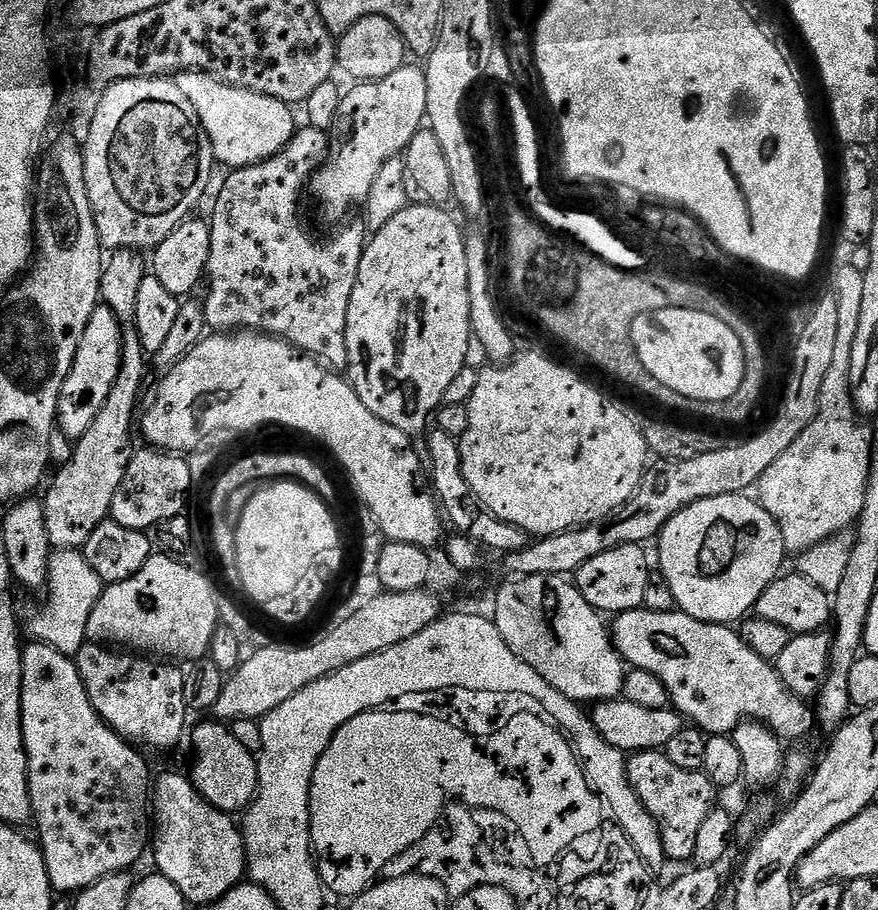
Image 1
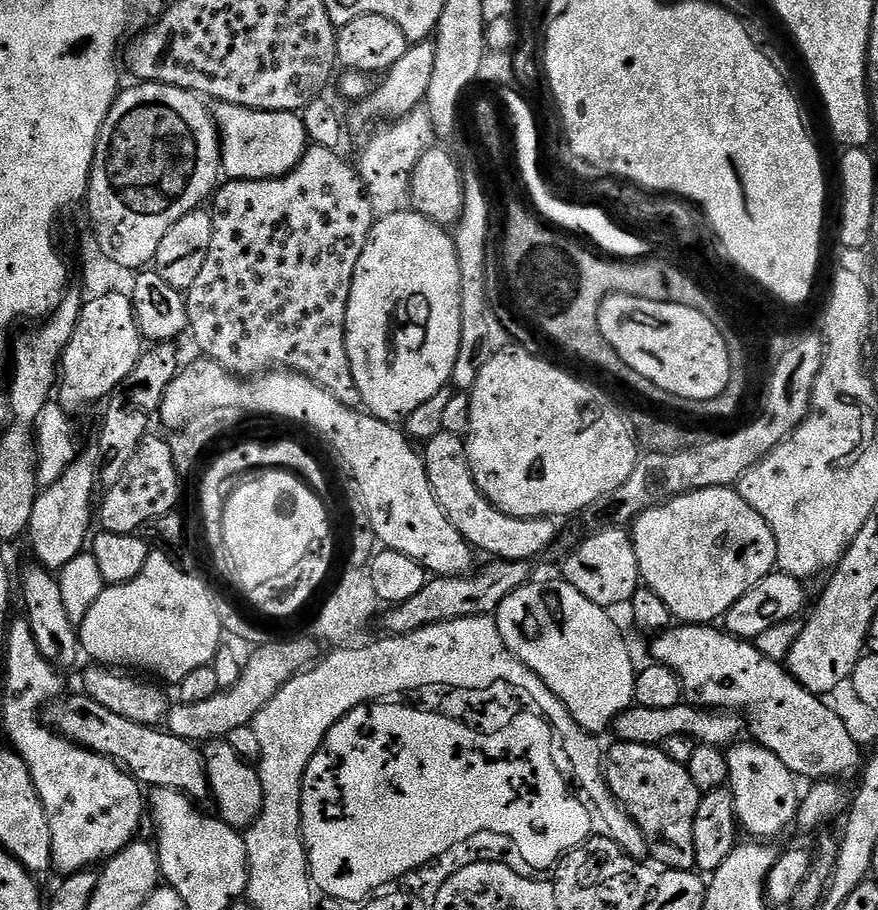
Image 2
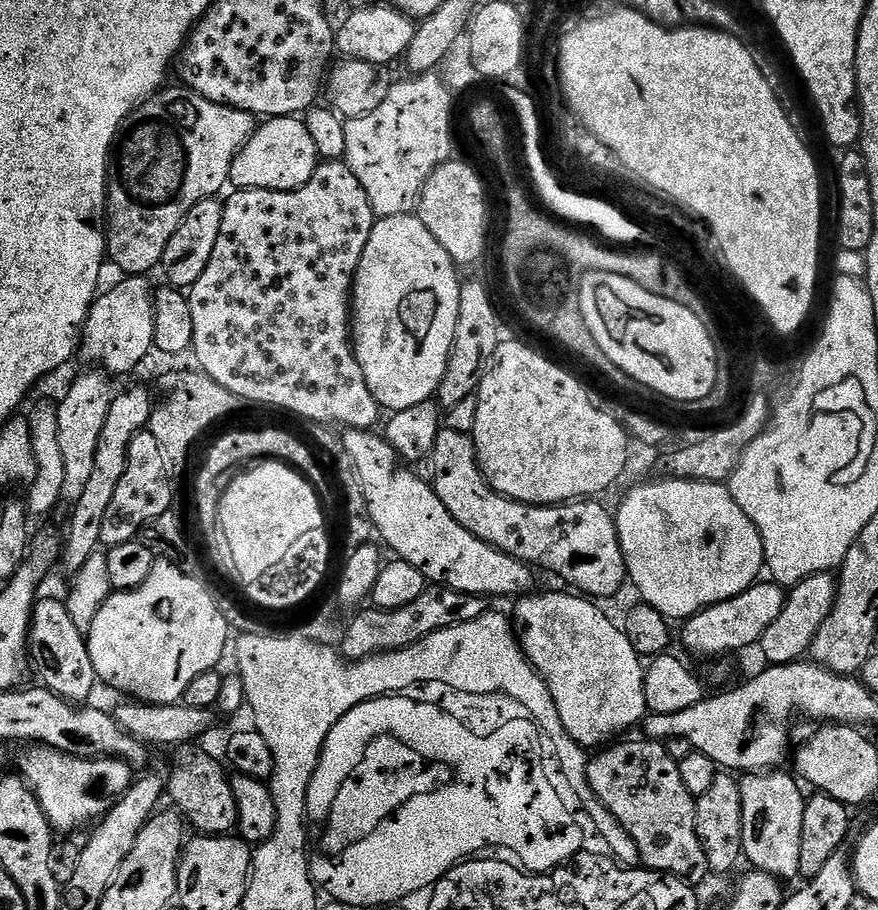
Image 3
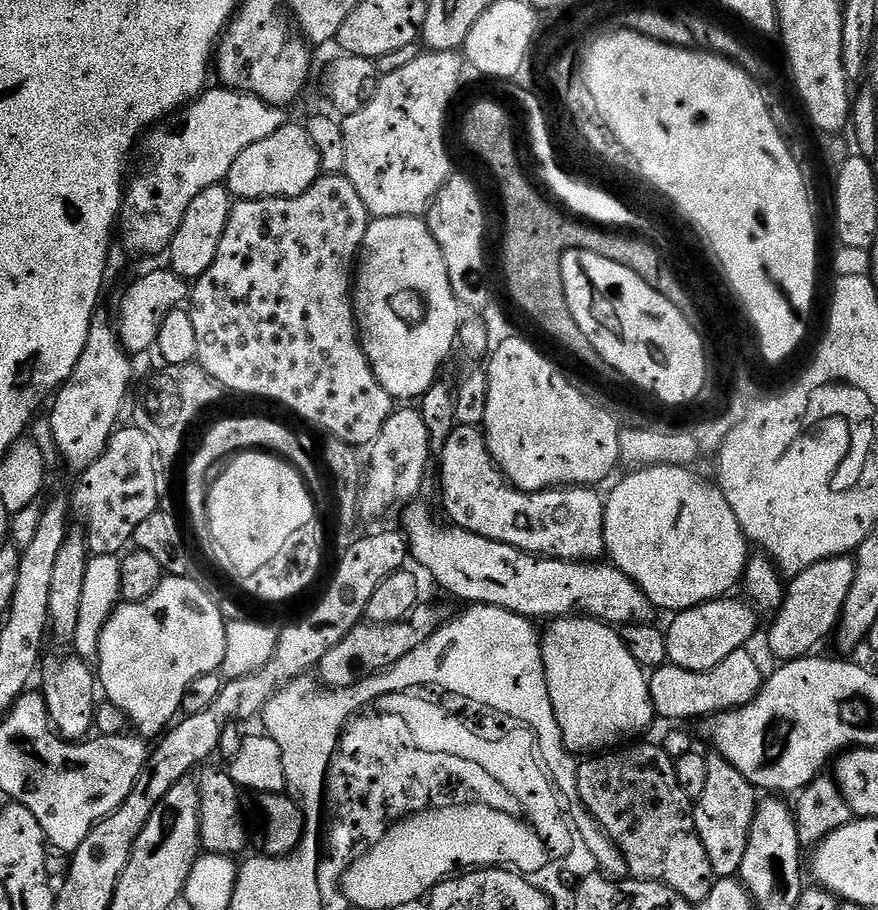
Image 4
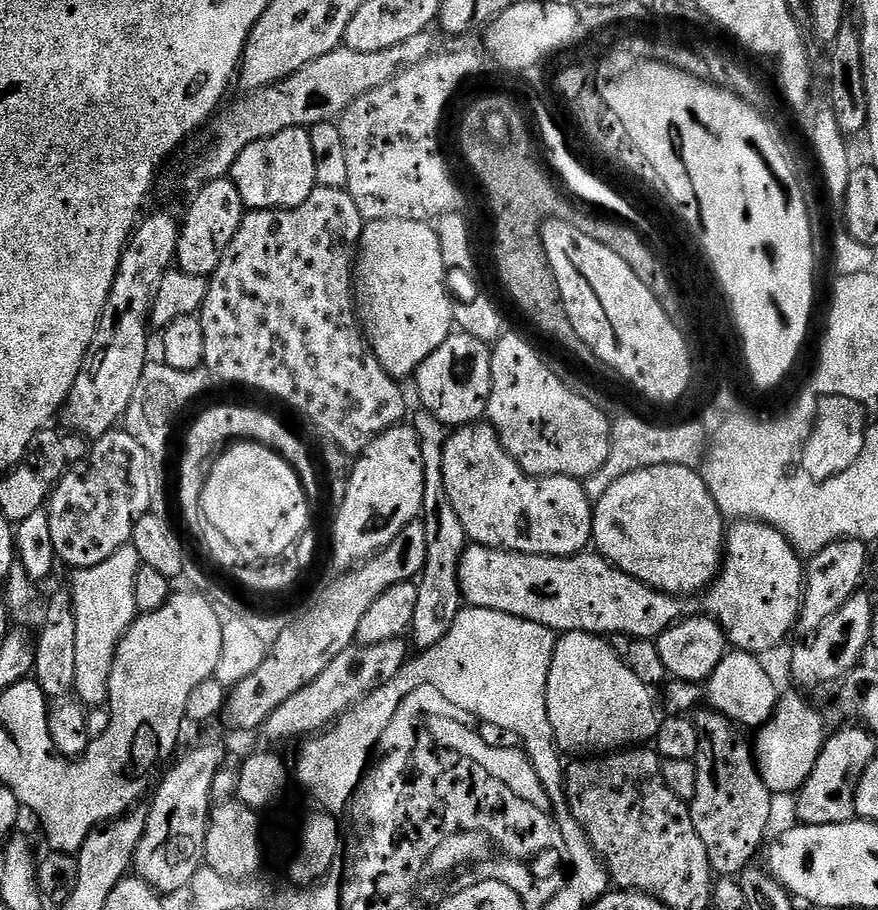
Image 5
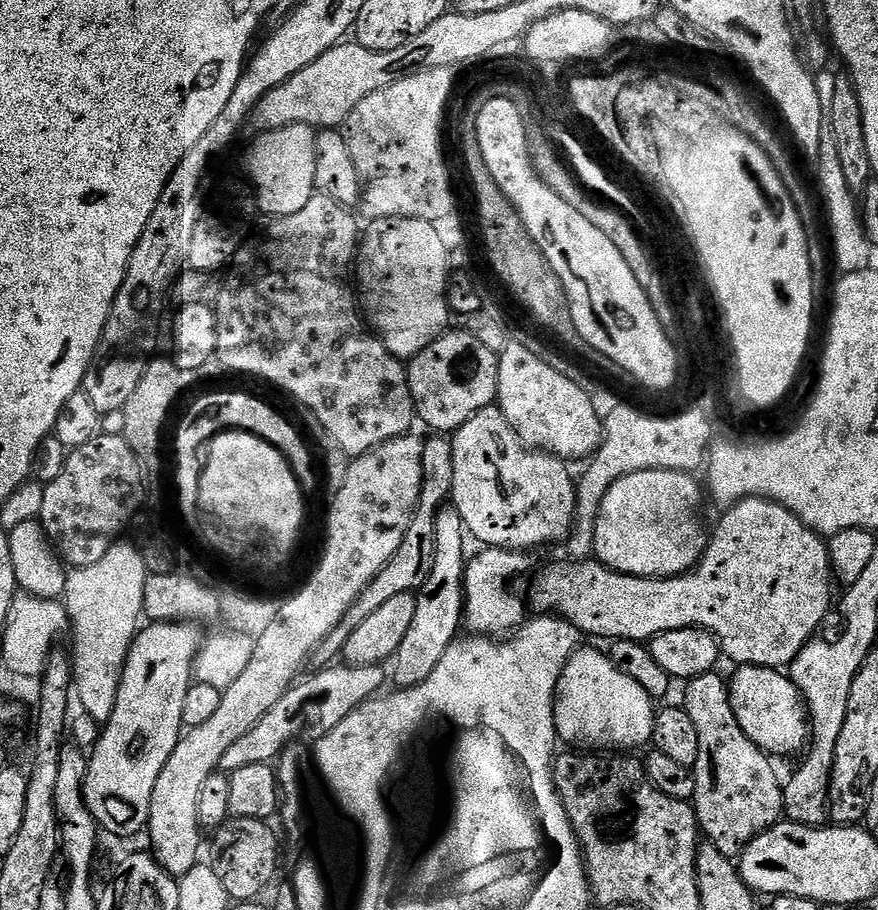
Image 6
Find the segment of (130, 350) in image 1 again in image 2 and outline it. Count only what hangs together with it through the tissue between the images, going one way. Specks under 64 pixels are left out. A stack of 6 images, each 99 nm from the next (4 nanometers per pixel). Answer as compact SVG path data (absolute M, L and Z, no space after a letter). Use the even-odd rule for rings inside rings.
M92 446L77 455L60 480L45 487L37 495L26 533L27 539L32 539L35 563L49 570L62 570L73 558L85 551L94 528L94 501L97 499L99 474L100 449Z

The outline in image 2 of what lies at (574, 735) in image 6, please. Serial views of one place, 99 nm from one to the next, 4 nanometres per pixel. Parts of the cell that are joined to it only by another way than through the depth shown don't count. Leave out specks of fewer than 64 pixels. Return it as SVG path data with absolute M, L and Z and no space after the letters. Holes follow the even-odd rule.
M563 578L544 580L541 584L529 582L514 590L494 614L502 642L518 659L544 683L574 718L579 728L601 734L613 727L623 712L633 707L636 698L637 665L632 665L628 644L620 628L605 609L599 608L586 594L578 594Z

